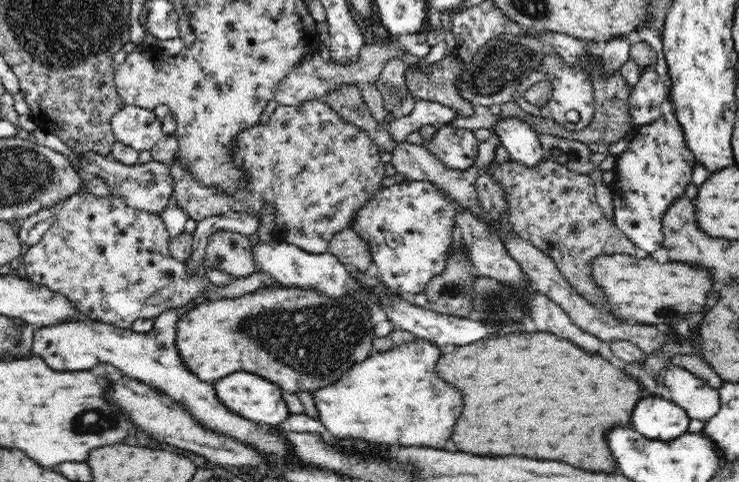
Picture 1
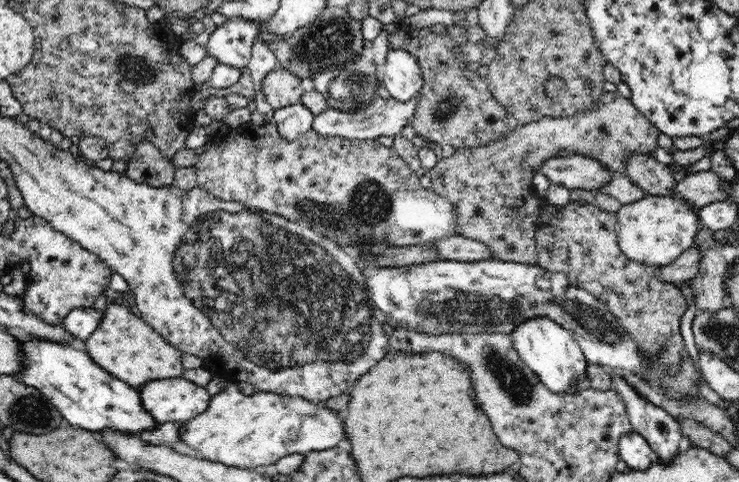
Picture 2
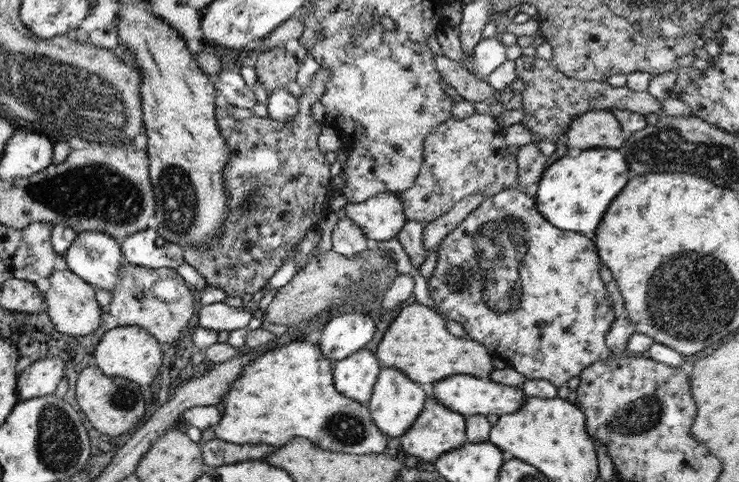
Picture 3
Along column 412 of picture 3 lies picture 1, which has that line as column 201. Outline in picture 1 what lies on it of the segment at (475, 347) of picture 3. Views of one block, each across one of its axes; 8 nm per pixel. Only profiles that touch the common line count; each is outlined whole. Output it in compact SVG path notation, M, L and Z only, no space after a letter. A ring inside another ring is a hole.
M272 284L272 286L268 286L268 288L260 288L260 290L256 290L256 292L233 299L222 298L217 301L198 301L194 306L186 309L186 312L176 321L175 345L185 367L204 382L212 383L213 381L232 374L233 372L244 371L251 372L252 374L256 374L273 382L283 391L297 393L305 390L312 394L316 389L328 386L329 384L334 384L334 382L342 376L344 370L350 368L354 363L368 358L368 356L372 354L370 348L373 346L374 340L376 339L376 336L373 333L373 324L387 320L388 316L386 313L378 308L378 306L375 306L373 301L368 305L364 305L364 302L353 298L353 296L338 296L336 298L330 298L329 296L324 296L309 288L284 287L282 285L273 286Z

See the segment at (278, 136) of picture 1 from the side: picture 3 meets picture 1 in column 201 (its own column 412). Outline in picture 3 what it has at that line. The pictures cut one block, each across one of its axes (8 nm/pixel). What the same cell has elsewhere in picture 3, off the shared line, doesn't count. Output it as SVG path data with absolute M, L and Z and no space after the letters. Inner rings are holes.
M476 112L474 115L464 118L452 118L450 116L442 124L434 127L424 139L423 161L416 181L399 196L406 218L428 223L450 211L468 195L484 193L484 196L492 196L504 189L522 188L524 184L519 179L516 156L508 153L507 148L505 128L496 122L495 117L486 113Z

